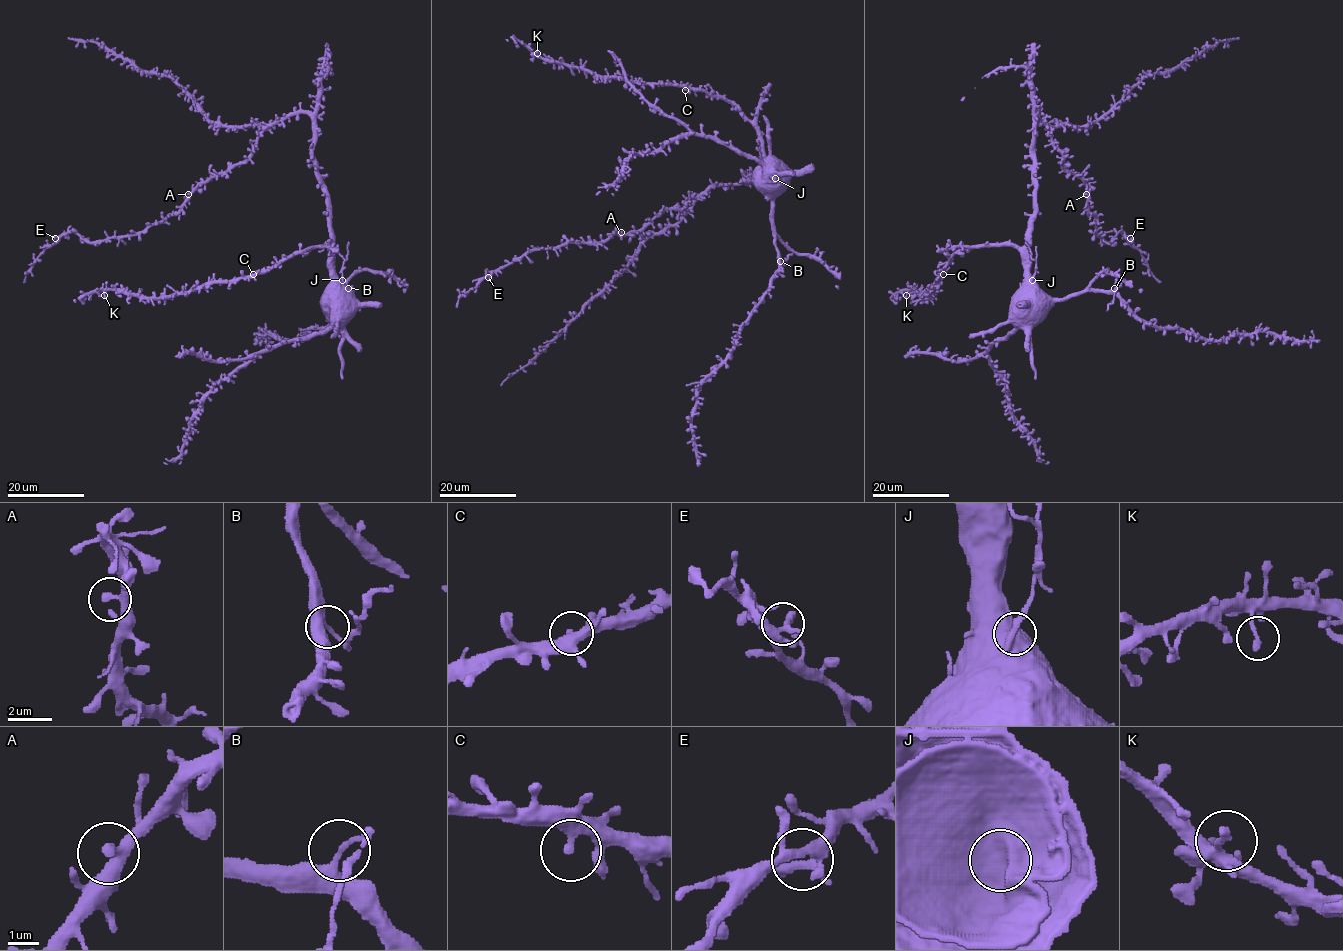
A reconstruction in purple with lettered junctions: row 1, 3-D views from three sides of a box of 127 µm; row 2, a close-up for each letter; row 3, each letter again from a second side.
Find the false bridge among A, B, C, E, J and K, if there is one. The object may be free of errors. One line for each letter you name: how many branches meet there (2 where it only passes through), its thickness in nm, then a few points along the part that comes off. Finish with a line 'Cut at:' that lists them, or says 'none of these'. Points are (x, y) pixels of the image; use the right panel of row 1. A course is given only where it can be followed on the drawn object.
B: 2 | 240 nm | (1115, 289), (1114, 301), (1108, 305), (1107, 311)
Cut at: B

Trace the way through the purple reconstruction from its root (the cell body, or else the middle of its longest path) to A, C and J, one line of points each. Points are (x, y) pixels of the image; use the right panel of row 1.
A: (1033, 175), (1034, 118), (1038, 112), (1051, 131), (1063, 164), (1084, 182), (1086, 194)
C: (1033, 175), (1035, 216), (1029, 240), (1022, 247), (973, 245), (962, 248), (949, 260), (943, 274)
J: (1033, 175), (1035, 216), (1028, 236), (1029, 277), (1032, 280)

